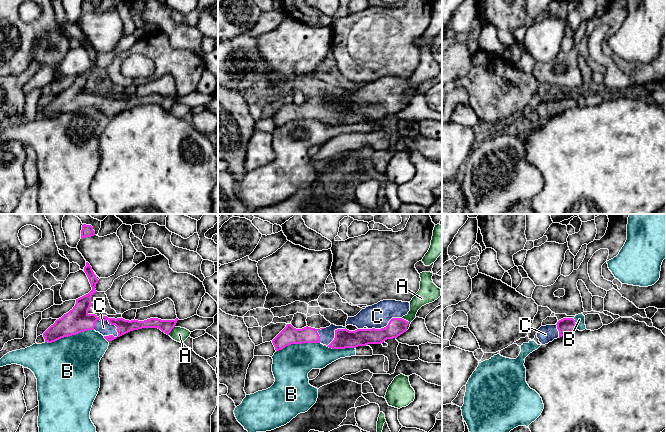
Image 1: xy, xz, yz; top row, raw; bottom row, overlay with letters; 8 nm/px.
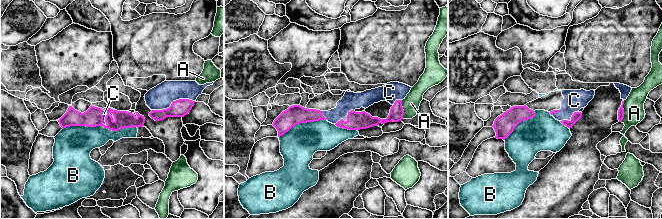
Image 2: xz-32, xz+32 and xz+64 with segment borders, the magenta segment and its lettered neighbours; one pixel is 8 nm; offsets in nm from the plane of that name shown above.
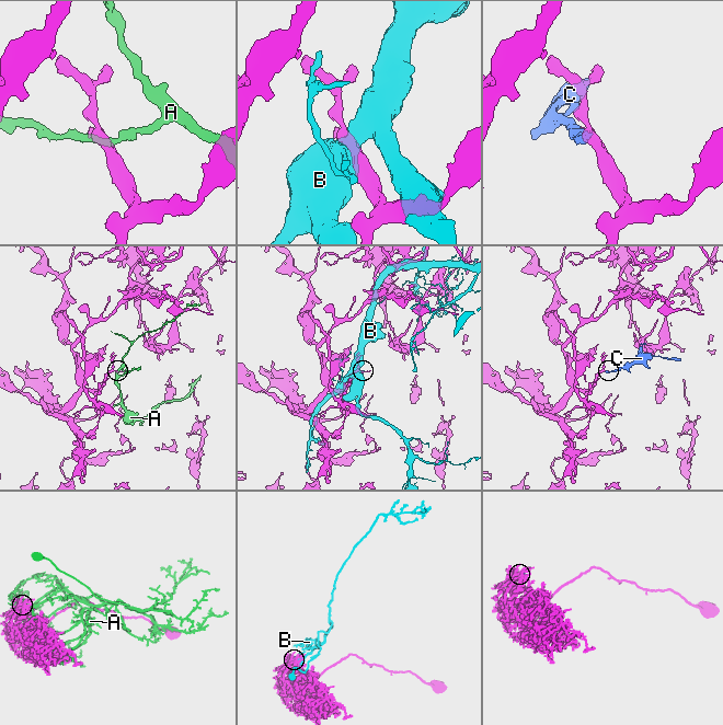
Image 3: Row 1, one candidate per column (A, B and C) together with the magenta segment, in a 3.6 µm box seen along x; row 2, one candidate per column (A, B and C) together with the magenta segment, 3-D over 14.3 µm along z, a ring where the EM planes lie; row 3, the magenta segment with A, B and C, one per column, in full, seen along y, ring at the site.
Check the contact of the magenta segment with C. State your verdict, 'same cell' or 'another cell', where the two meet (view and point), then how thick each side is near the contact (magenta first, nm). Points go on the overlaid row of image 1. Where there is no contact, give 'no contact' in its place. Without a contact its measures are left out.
same cell; meets magenta in xy at (106, 319); 200 nm thick on the magenta side, 110 nm on the other

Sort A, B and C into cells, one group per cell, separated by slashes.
A / B / C

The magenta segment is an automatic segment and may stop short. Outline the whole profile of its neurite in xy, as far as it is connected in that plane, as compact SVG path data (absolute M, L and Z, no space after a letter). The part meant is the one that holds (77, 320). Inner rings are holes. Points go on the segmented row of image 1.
M88 262L84 267L92 290L76 299L76 304L72 310L57 319L44 333L45 342L52 343L61 338L76 335L87 330L95 330L104 336L109 342L117 337L120 337L130 331L142 328L158 328L165 334L169 335L171 330L175 327L178 318L175 320L161 320L158 318L150 318L144 321L125 320L123 318L108 318L107 316L97 316L89 314L91 307L91 297L96 293L96 284L98 279L94 274L92 267Z

